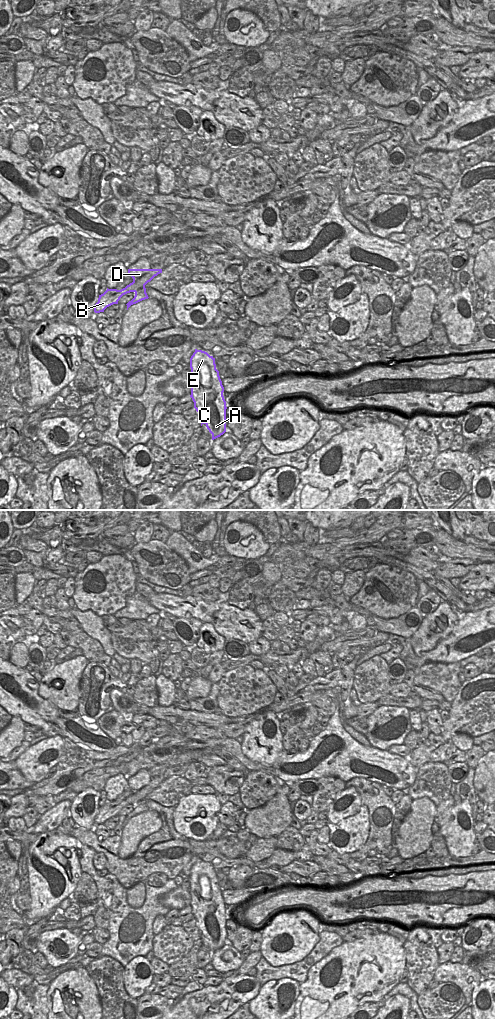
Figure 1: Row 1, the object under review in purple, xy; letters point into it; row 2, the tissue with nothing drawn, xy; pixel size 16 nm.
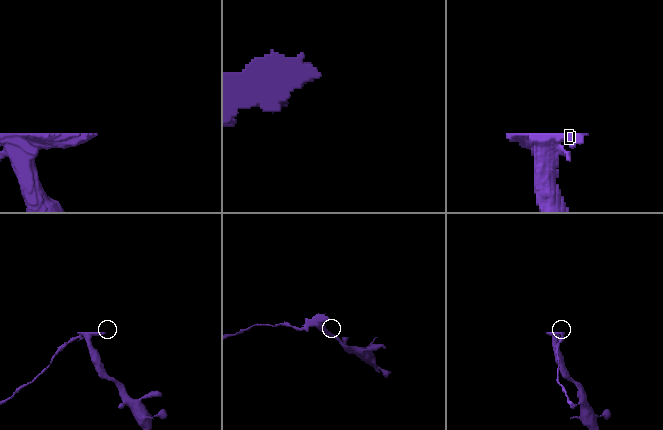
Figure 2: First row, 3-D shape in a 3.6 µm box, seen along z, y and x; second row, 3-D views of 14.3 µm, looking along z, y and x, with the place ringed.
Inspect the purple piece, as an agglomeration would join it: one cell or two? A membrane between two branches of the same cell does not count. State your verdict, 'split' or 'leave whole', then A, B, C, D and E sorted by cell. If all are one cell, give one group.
split; groups A C D E / B

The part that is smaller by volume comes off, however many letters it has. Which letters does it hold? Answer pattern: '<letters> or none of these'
B

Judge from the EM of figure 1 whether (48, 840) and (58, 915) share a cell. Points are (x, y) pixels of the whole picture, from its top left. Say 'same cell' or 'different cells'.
different cells

